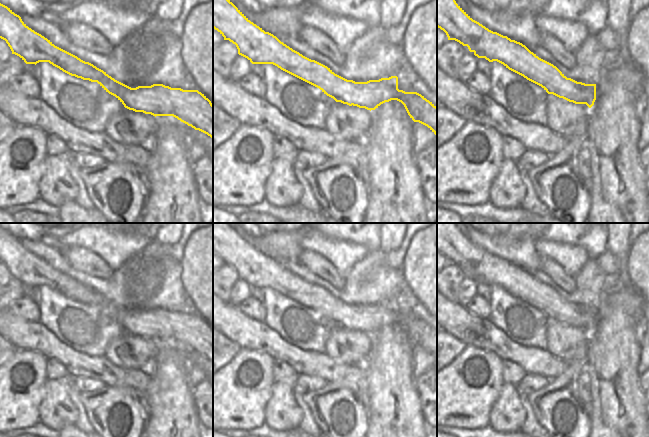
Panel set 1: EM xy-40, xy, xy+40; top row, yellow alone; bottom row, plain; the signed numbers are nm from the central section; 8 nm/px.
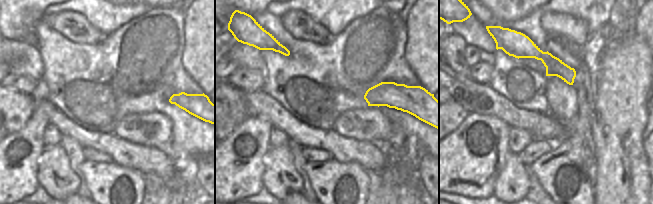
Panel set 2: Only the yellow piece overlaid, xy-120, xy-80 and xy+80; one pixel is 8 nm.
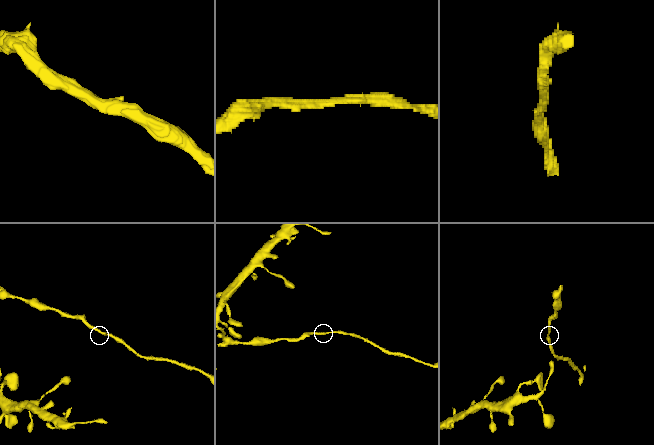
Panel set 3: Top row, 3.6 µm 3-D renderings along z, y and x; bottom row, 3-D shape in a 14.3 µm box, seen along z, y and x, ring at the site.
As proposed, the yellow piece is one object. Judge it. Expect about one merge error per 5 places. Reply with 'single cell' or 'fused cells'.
single cell

